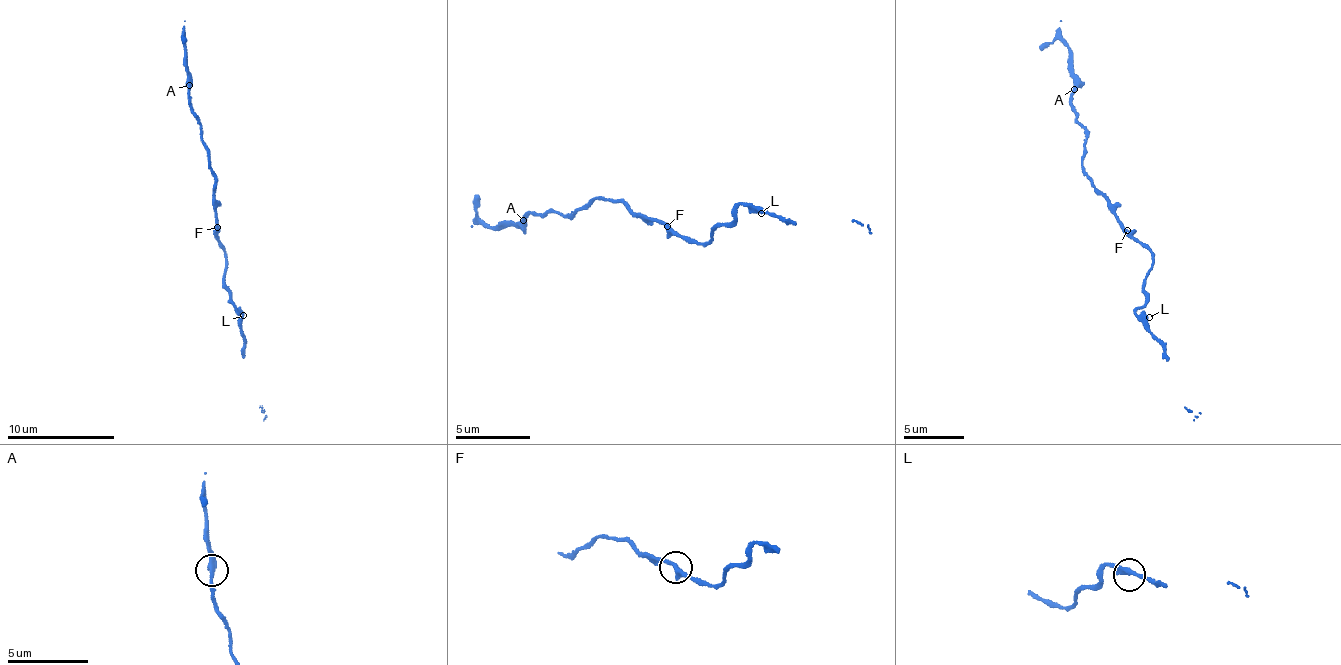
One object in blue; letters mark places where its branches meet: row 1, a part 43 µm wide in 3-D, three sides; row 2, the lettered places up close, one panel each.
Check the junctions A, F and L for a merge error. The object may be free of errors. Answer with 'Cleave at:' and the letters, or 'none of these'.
Cleave at: none of these

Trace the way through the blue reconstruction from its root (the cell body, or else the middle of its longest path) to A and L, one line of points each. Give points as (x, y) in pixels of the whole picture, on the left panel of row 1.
A: (216, 226), (215, 173), (210, 150), (201, 134), (201, 121), (187, 96), (190, 85)
L: (216, 226), (227, 261), (224, 288), (243, 315)

